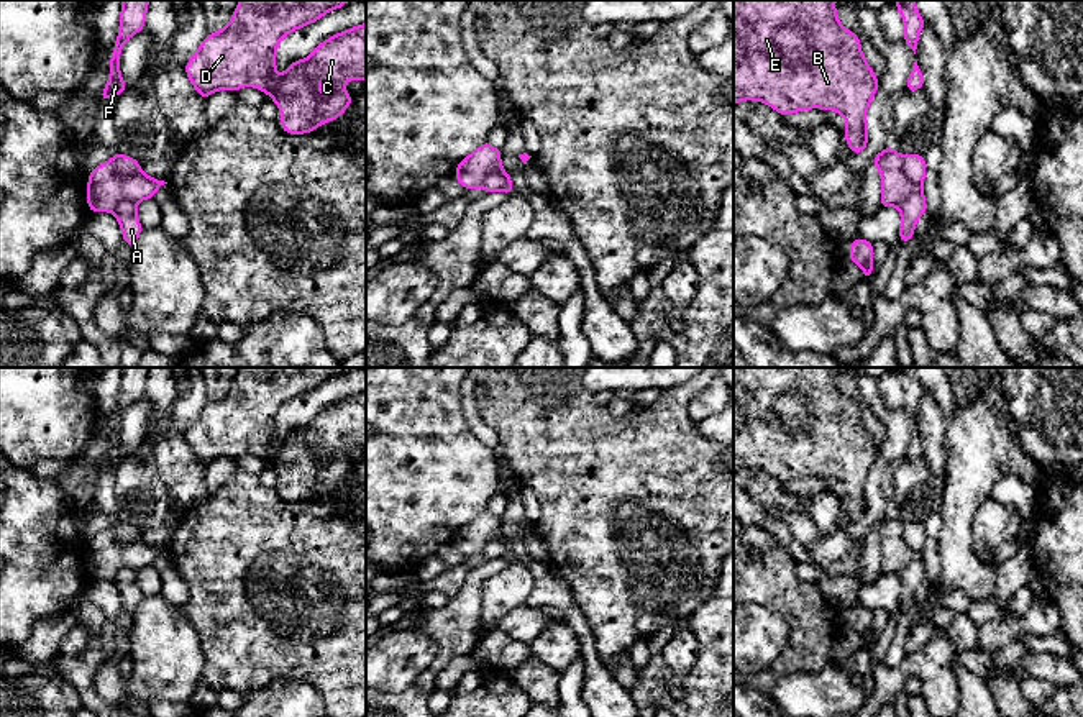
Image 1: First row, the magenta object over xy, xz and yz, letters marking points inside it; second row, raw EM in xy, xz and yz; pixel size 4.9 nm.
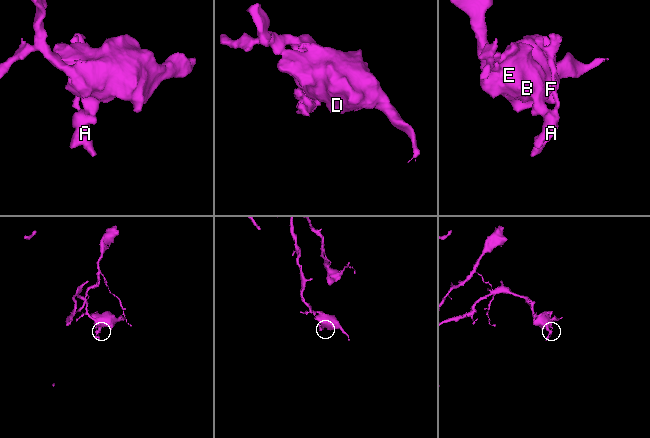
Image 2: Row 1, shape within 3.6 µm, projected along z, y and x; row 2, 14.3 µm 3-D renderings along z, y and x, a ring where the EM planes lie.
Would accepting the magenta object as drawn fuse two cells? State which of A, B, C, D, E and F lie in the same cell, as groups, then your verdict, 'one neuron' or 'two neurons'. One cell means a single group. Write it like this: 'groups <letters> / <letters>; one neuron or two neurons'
groups A F / B C D E; two neurons

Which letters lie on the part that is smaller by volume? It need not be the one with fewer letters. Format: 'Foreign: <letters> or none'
Foreign: A, F

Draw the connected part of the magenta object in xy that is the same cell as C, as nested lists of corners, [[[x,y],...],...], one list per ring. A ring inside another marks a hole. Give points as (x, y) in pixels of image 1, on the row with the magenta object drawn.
[[[240,0],[231,21],[203,39],[185,64],[185,72],[203,98],[222,89],[236,92],[246,85],[256,87],[269,94],[281,108],[286,133],[310,133],[325,121],[335,121],[350,107],[353,98],[343,89],[346,80],[366,80],[366,23],[325,39],[308,57],[292,62],[281,75],[276,74],[276,51],[284,36],[346,3],[348,0]],[[320,80],[335,87],[328,97],[318,90]]]

